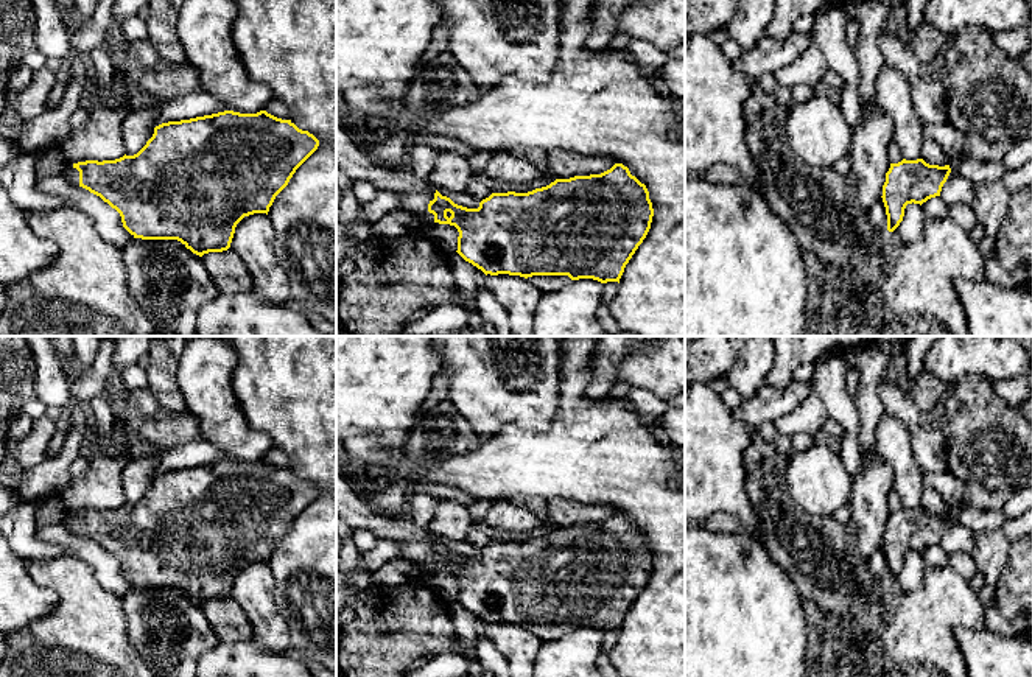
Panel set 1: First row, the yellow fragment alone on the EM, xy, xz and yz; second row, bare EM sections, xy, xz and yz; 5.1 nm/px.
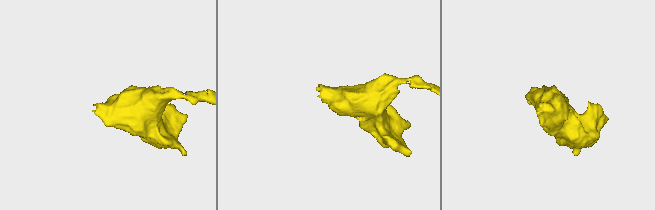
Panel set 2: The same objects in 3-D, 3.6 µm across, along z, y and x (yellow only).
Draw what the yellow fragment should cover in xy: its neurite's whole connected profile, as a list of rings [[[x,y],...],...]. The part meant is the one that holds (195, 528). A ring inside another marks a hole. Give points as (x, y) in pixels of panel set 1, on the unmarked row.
[[[224,459],[162,472],[137,503],[103,510],[67,510],[61,524],[115,557],[134,587],[177,588],[202,605],[227,599],[244,565],[268,563],[276,545],[318,495],[319,489],[291,468],[266,459]]]

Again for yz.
[[[923,507],[890,512],[883,534],[883,551],[887,563],[887,579],[893,581],[904,565],[907,552],[923,552],[940,545],[951,521],[950,514],[929,514]]]

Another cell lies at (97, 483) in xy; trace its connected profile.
[[[114,420],[111,440],[112,448],[106,450],[95,436],[89,436],[82,447],[82,456],[70,484],[59,492],[59,496],[67,510],[78,512],[86,509],[115,509],[125,504],[121,487],[121,472],[134,459],[131,437],[135,430],[126,422]]]

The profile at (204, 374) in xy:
[[[207,336],[190,339],[177,366],[177,384],[185,400],[187,411],[199,423],[204,440],[215,444],[219,450],[240,462],[257,462],[265,459],[274,447],[271,436],[249,426],[244,412],[232,388],[232,372],[237,352],[224,336]]]

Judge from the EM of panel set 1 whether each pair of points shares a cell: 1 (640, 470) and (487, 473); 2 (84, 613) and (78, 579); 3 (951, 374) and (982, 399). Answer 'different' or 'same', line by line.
1: same
2: same
3: different

